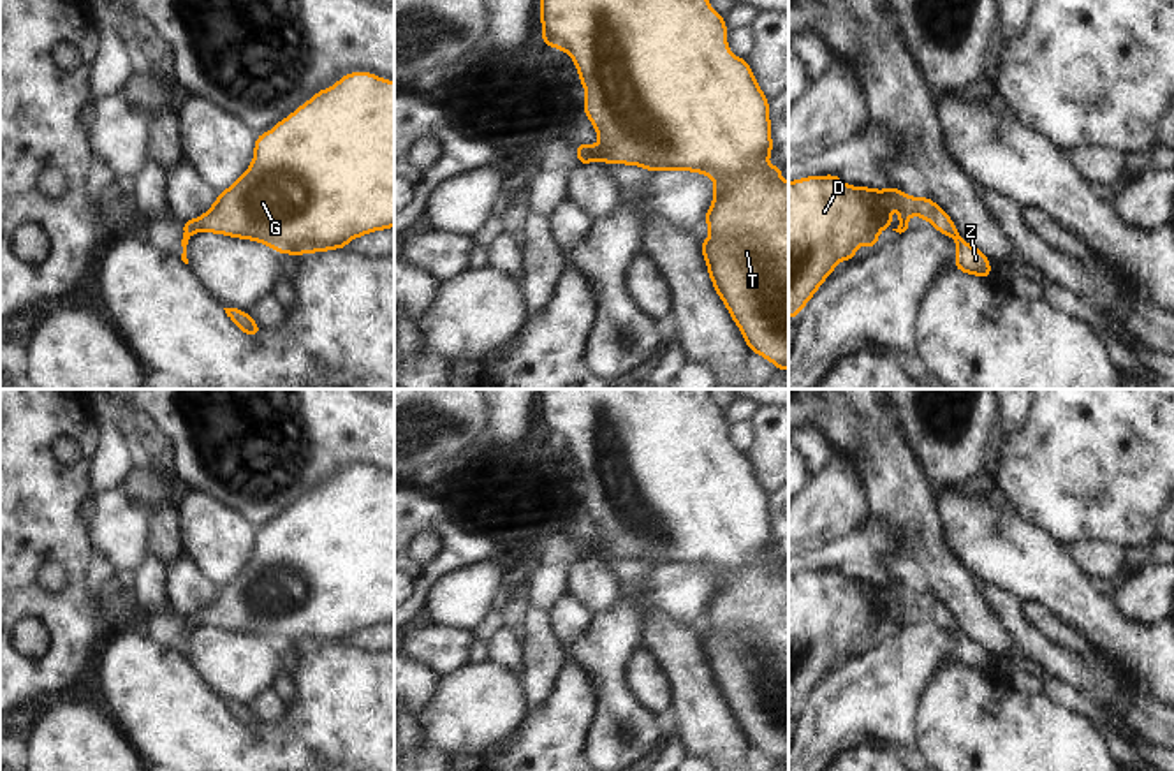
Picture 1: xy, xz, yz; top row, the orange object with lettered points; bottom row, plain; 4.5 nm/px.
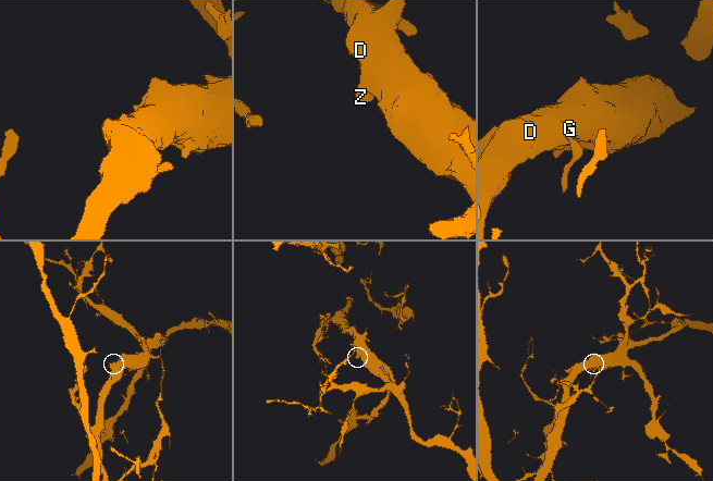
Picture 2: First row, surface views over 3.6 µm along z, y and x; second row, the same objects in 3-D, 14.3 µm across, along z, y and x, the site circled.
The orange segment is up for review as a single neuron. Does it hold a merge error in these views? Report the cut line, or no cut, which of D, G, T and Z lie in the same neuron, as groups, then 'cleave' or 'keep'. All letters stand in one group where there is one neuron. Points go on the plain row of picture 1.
no cut | D G T Z | keep

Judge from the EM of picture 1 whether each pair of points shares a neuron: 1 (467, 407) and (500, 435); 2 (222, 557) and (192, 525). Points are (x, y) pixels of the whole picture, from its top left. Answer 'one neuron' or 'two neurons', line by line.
1: two neurons
2: one neuron

